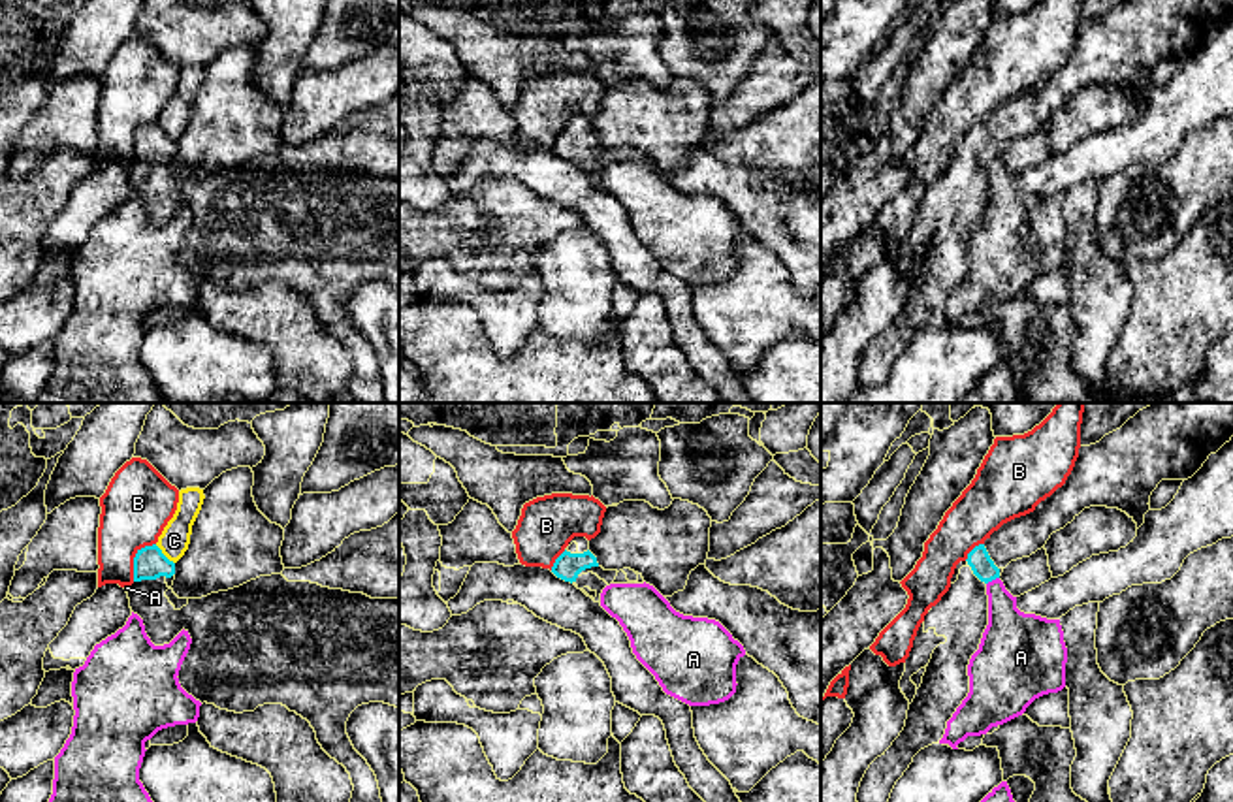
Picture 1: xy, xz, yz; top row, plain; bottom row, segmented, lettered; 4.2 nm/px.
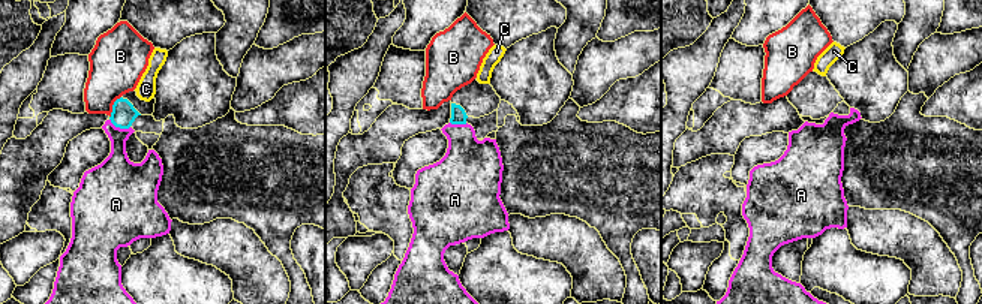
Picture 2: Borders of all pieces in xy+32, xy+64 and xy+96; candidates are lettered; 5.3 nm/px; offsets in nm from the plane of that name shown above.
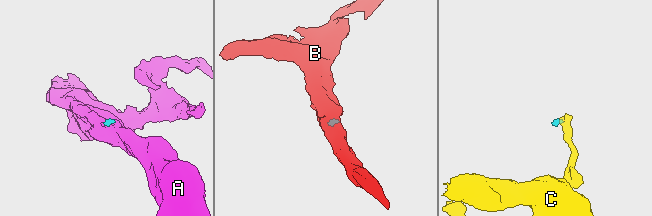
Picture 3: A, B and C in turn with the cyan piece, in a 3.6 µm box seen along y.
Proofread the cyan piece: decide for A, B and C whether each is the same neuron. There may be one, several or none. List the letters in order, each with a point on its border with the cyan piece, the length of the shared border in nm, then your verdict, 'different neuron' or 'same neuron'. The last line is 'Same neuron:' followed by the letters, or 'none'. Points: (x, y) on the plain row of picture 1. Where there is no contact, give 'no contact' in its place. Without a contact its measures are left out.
A: meets cyan in yz at (992, 157); contact 70 nm long; different neuron
B: meets cyan in xy at (134, 136); contact 190 nm long; different neuron
C: meets cyan in xy at (162, 132); contact 120 nm long; different neuron
Same neuron: none

